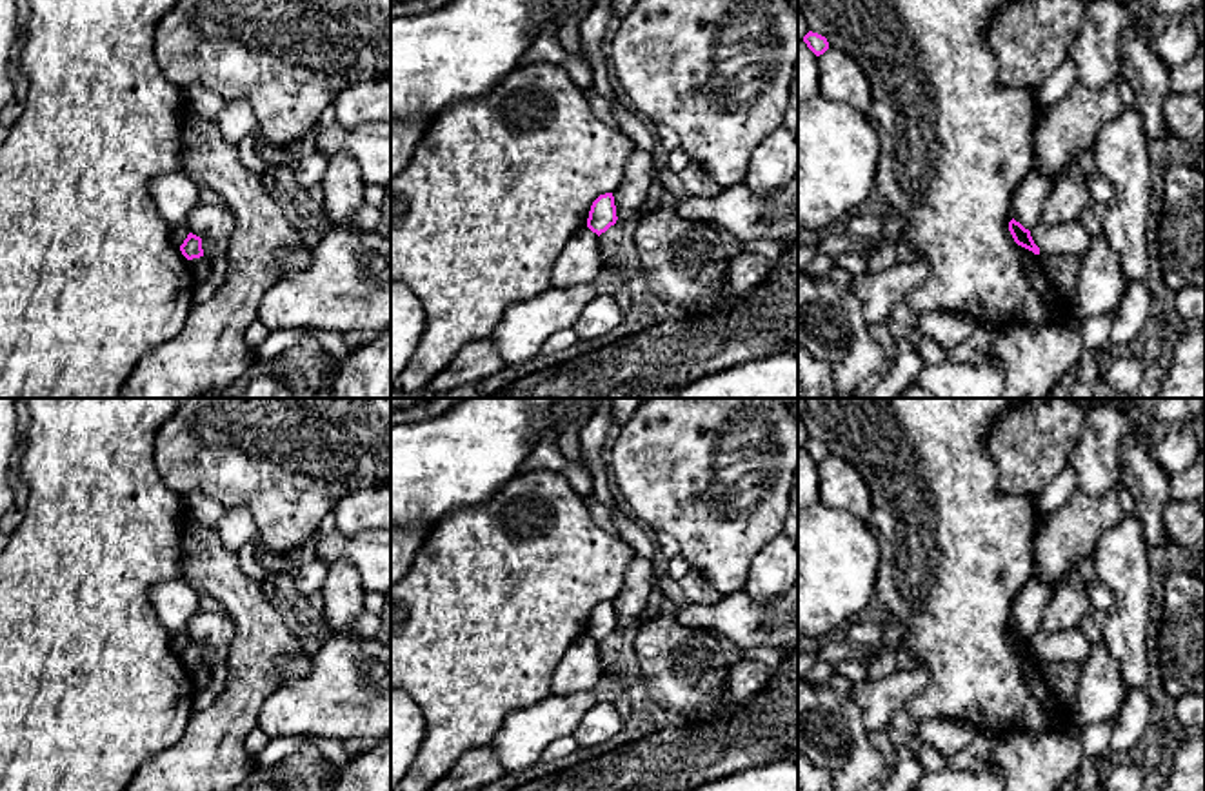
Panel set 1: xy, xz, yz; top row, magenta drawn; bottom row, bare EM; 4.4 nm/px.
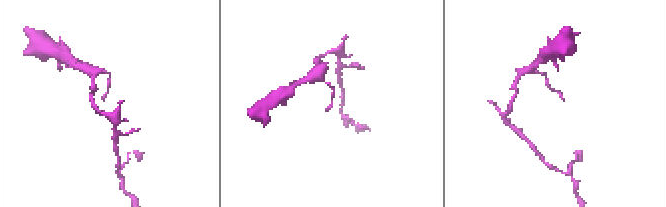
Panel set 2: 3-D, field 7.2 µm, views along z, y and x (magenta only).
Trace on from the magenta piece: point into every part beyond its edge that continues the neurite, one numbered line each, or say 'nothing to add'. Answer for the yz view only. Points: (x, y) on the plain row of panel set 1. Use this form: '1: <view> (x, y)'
nothing to add

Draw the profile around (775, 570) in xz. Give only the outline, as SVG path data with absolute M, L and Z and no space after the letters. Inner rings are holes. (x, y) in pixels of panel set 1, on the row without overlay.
M780 533L754 556L743 591L769 604L798 582L798 542Z

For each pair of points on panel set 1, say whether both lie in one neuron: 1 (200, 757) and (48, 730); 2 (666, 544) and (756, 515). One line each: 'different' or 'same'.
1: different
2: different

